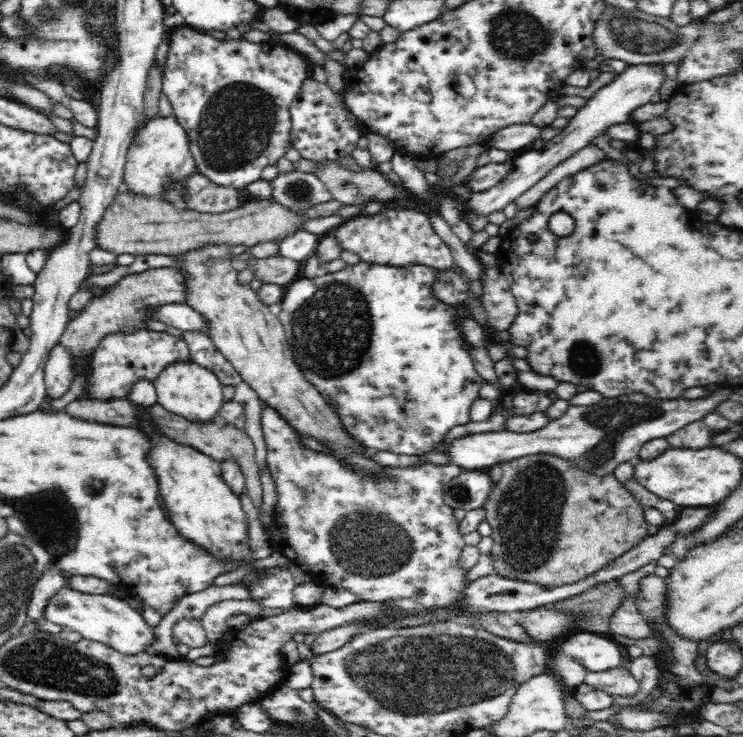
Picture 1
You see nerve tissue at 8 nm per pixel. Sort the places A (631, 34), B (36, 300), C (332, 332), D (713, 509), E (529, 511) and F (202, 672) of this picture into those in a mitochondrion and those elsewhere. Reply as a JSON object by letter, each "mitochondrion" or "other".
{"A":"mitochondrion","B":"other","C":"mitochondrion","D":"other","E":"mitochondrion","F":"other"}

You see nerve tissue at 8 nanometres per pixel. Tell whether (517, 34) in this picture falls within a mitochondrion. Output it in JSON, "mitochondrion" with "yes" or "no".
{"mitochondrion":"yes"}

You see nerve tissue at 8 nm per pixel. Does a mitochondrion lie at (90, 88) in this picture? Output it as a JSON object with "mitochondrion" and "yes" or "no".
{"mitochondrion":"no"}

